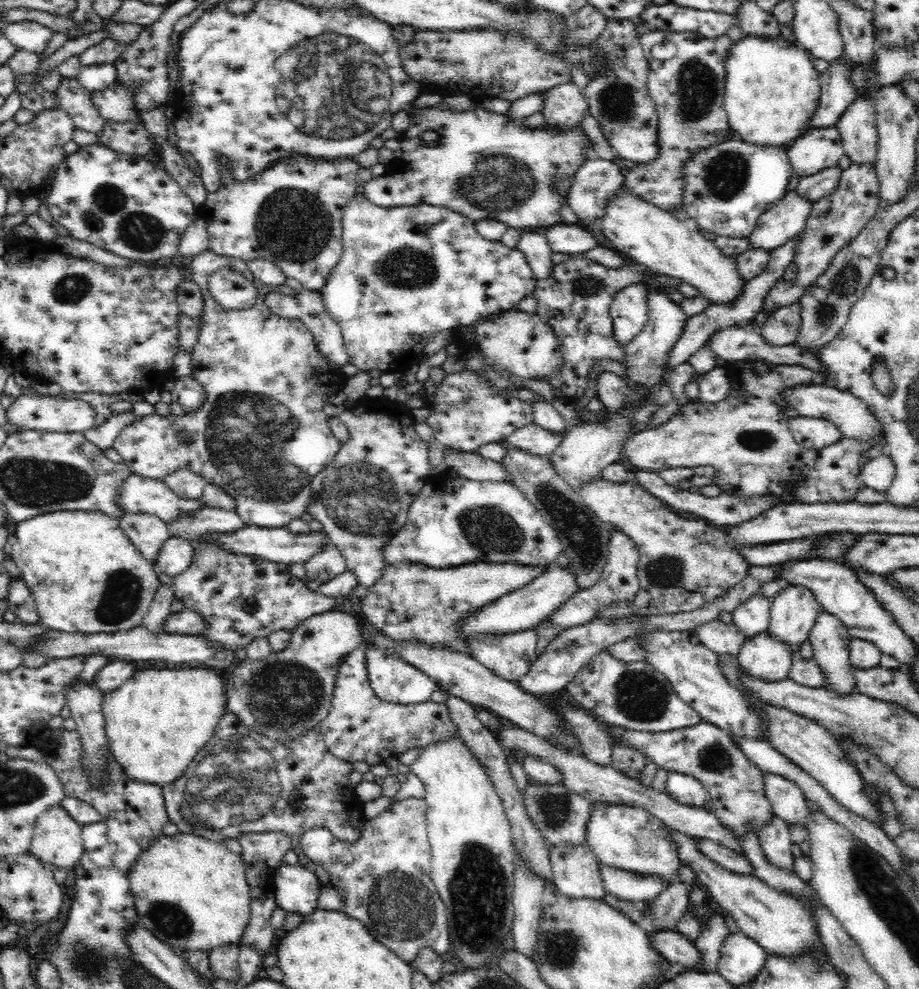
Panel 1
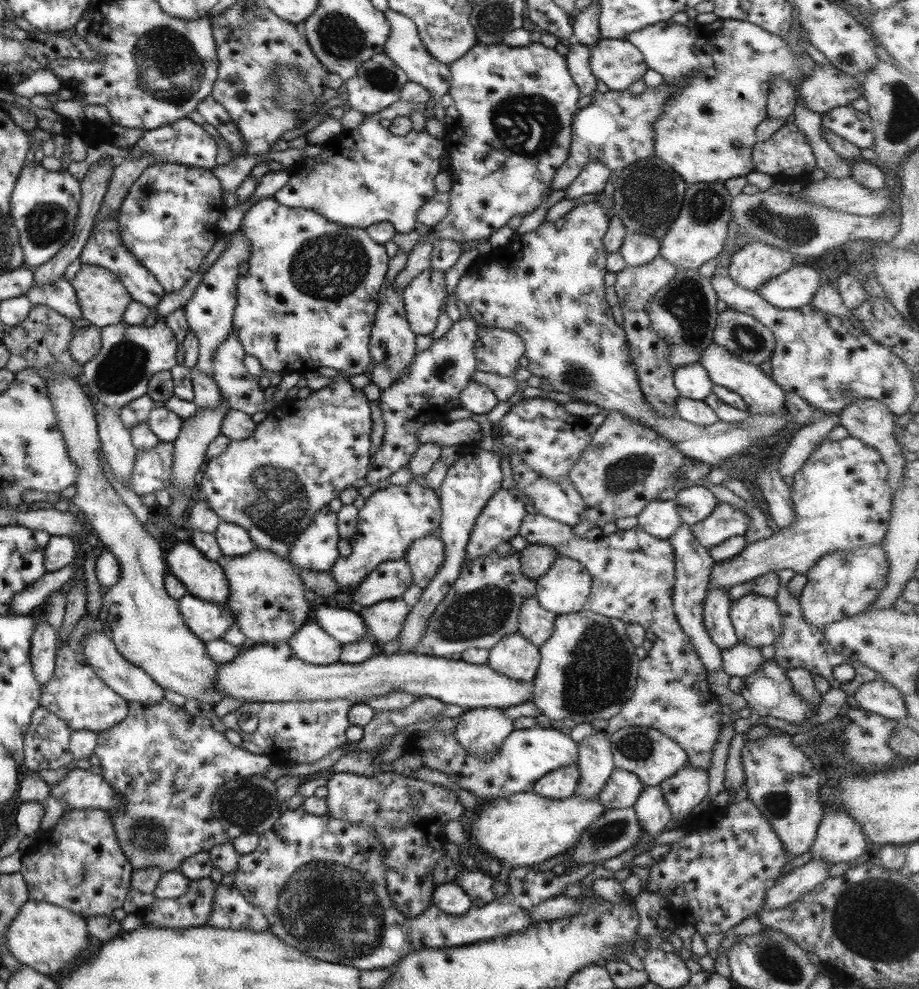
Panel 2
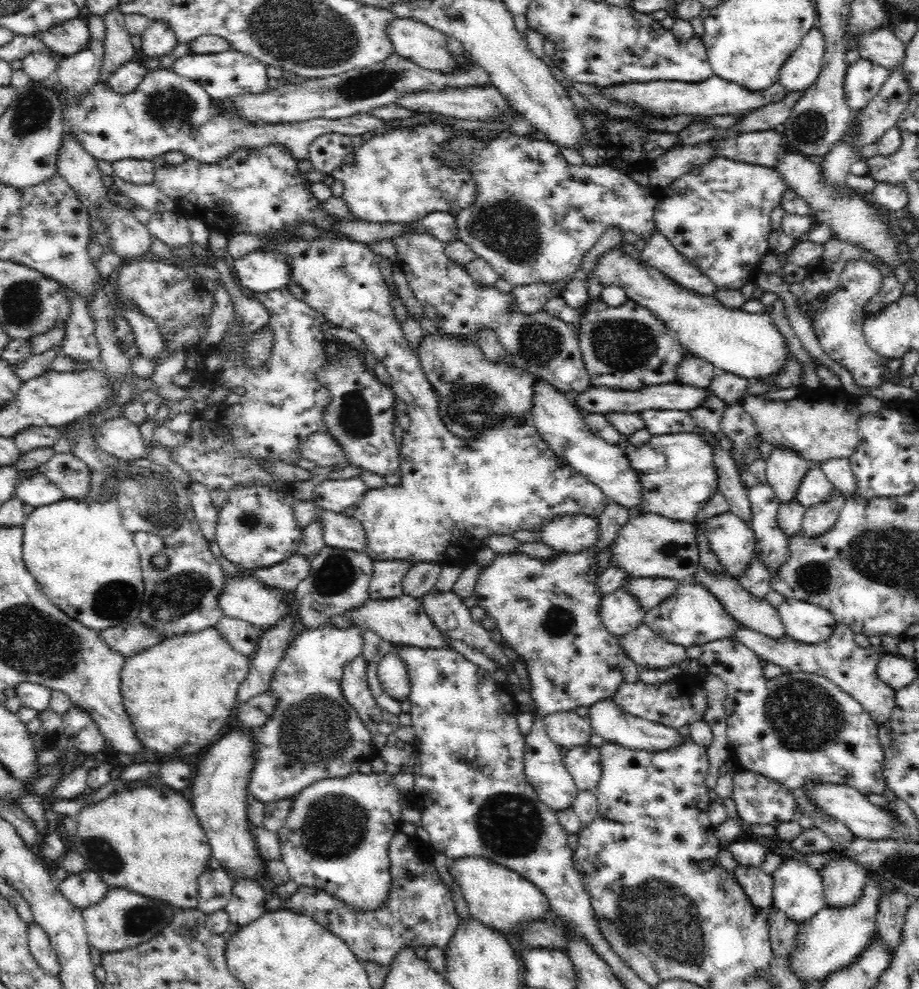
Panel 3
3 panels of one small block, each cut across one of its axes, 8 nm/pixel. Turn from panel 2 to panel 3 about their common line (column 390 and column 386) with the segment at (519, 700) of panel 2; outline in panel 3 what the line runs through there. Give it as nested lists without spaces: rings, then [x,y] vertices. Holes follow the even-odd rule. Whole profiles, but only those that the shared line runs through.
[[[396,652],[386,654],[376,666],[376,674],[383,689],[397,701],[403,701],[410,692],[408,671]]]

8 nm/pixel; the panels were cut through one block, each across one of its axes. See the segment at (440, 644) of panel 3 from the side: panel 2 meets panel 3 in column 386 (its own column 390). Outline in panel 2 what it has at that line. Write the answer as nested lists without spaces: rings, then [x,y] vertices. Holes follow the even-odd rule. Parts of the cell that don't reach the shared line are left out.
[[[400,599],[363,607],[359,612],[372,641],[383,644],[397,638],[409,609]]]

